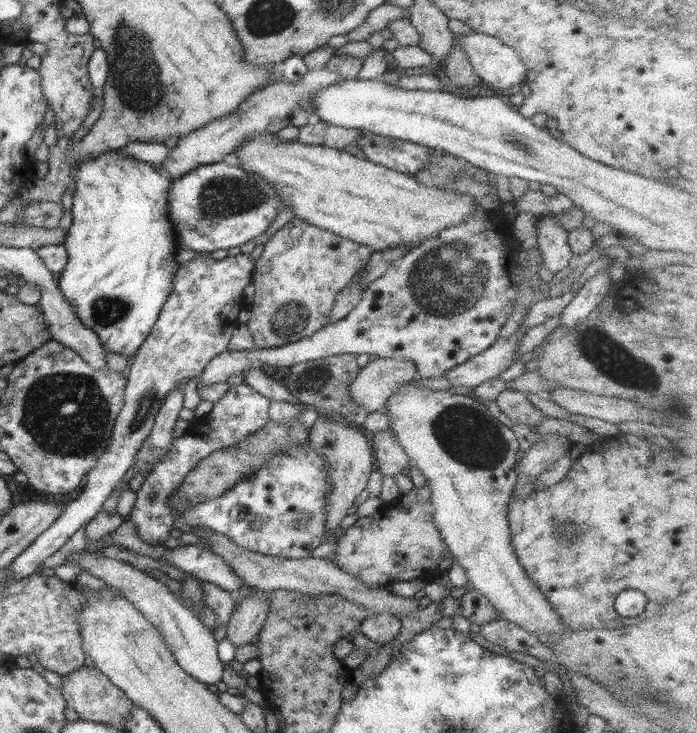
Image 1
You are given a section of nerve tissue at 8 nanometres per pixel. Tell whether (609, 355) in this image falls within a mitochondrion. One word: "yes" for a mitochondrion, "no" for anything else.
yes

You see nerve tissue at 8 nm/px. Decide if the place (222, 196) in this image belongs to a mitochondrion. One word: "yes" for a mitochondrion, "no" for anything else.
yes

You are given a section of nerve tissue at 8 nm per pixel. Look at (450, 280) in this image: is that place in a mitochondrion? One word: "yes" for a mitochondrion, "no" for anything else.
yes

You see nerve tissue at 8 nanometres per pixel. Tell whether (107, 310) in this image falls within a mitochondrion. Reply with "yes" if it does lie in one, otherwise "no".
yes

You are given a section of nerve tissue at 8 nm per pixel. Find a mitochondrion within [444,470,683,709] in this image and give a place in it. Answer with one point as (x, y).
(570, 534)

